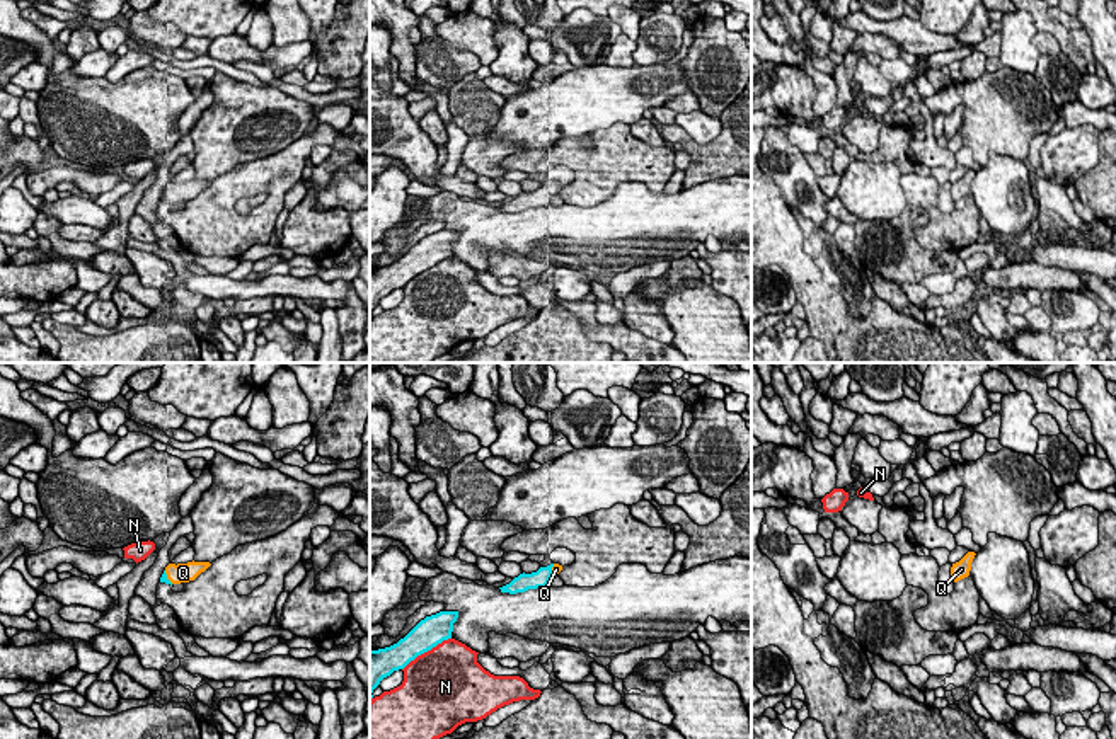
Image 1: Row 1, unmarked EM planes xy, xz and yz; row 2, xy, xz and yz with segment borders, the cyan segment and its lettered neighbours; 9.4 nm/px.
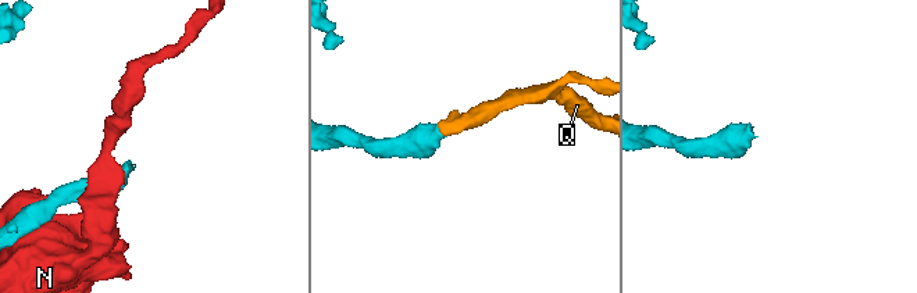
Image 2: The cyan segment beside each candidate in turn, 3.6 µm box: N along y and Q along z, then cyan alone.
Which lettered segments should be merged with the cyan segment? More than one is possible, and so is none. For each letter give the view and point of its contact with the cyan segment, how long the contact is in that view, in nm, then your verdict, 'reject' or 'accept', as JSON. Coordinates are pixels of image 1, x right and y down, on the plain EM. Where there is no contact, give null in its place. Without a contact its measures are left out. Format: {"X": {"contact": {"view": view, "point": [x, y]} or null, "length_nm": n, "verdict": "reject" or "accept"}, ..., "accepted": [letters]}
{"N": {"contact": {"view": "xz", "point": [426, 269]}, "length_nm": 550, "verdict": "reject"}, "Q": {"contact": {"view": "xy", "point": [166, 196]}, "length_nm": 150, "verdict": "accept"}, "accepted": ["Q"]}

